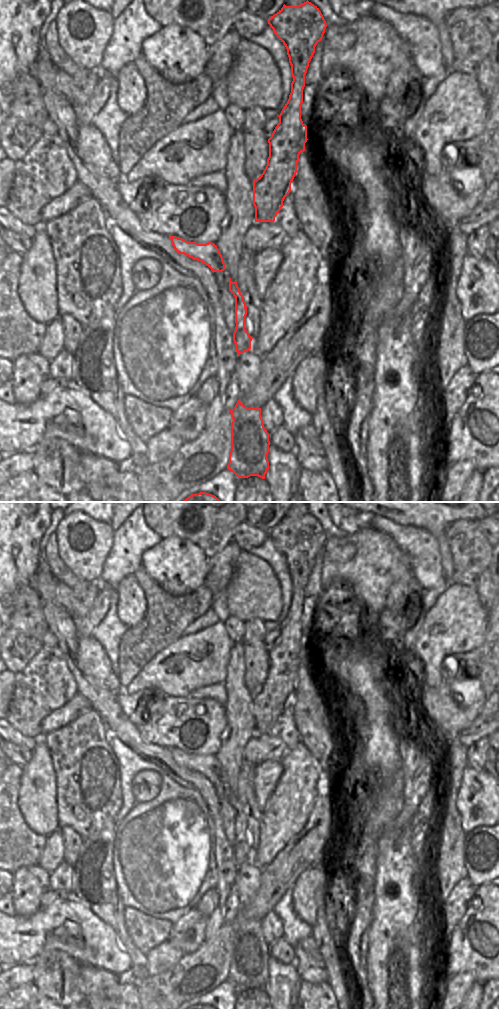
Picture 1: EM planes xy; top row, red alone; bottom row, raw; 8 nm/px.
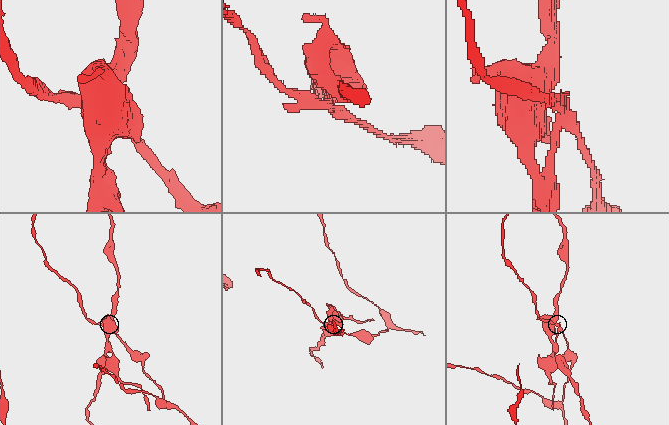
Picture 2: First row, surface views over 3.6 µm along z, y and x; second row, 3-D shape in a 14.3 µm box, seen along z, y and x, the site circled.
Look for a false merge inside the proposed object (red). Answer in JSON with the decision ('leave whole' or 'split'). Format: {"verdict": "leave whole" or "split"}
{"verdict": "split"}

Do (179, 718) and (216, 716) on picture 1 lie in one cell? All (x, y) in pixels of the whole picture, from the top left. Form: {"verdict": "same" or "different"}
{"verdict": "same"}

